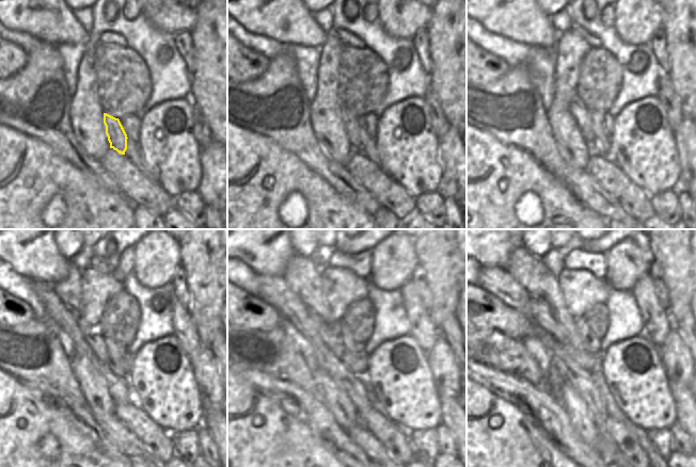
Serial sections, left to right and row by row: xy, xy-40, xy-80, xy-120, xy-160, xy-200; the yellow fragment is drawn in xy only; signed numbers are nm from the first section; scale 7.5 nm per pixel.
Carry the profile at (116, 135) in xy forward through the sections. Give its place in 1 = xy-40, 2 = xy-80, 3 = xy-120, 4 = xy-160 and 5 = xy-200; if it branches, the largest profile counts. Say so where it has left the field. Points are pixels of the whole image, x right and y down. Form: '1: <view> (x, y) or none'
1: xy-40 (350, 122)
2: xy-80 (581, 114)
3: xy-120 (92, 337)
4: xy-160 (331, 337)
5: xy-200 (541, 315)

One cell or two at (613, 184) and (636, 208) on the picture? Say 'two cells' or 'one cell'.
one cell

